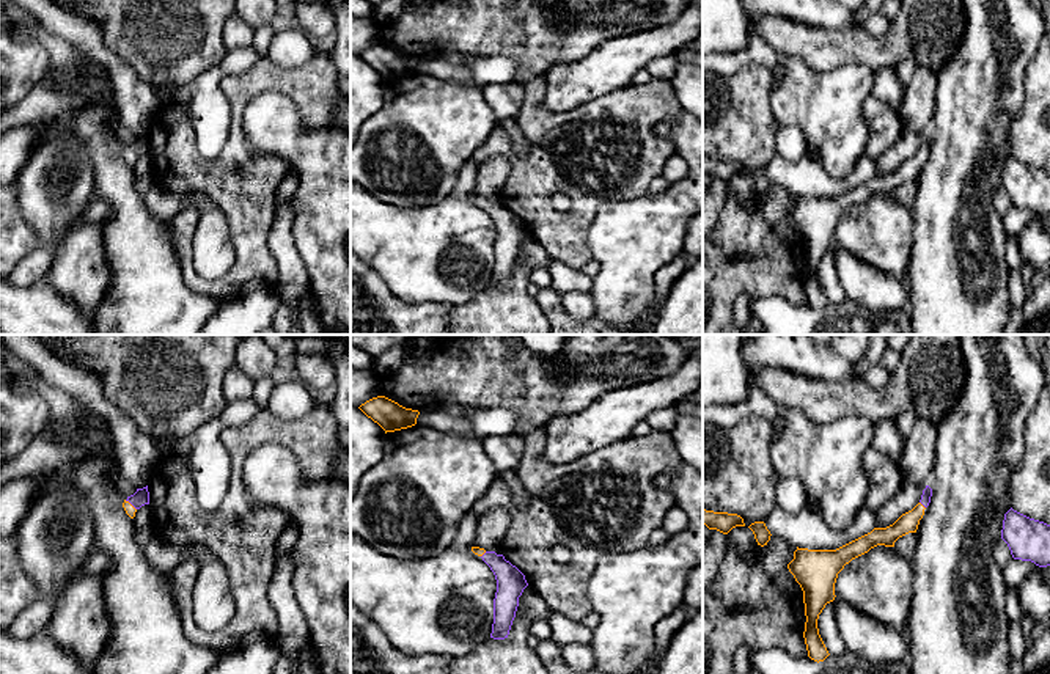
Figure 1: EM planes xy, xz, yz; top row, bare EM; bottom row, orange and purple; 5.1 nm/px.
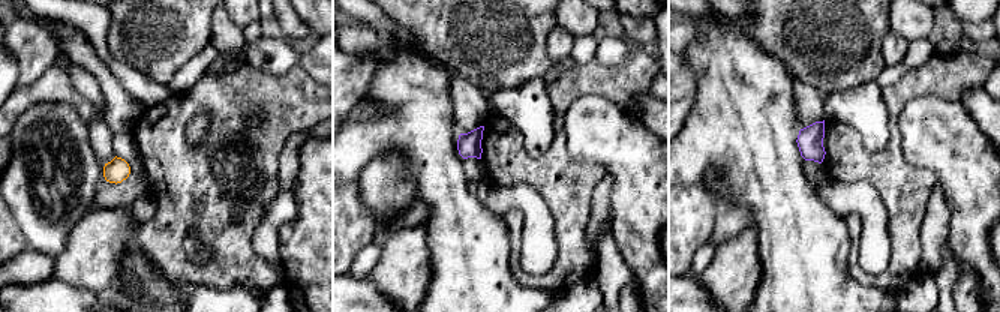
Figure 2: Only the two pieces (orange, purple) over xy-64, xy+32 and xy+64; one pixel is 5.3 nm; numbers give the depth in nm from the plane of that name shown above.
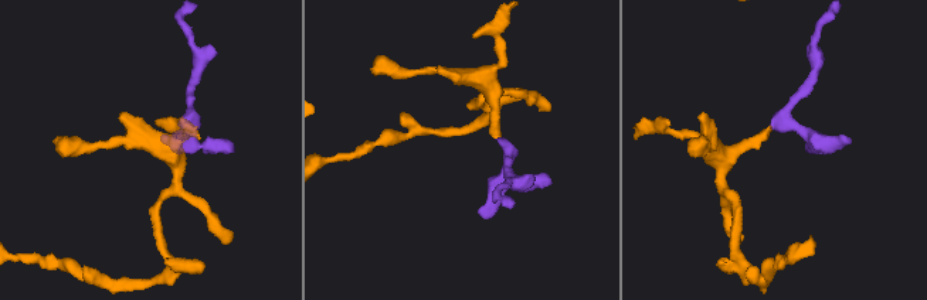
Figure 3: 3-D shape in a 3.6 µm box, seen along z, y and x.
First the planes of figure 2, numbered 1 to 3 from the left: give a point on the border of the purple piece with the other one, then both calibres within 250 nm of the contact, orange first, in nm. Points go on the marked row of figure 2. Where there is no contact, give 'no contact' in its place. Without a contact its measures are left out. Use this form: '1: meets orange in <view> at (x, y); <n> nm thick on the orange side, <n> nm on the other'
1: no contact
2: no contact
3: no contact

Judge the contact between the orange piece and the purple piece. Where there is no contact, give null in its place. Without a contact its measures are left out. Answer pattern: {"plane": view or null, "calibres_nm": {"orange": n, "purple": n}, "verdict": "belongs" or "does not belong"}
{"plane": "xy", "calibres_nm": {"orange": 50, "purple": 80}, "verdict": "belongs"}

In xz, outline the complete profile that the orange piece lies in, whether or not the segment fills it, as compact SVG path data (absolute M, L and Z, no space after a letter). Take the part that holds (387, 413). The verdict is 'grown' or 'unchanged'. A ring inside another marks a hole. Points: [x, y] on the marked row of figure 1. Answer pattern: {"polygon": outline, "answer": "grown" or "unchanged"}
{"polygon": "M385 396L373 397L358 408L377 423L385 434L415 426L420 415L418 410L406 408Z", "answer": "unchanged"}

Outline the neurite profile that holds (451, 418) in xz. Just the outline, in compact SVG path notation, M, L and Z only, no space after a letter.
M450 404L428 412L420 412L417 418L417 426L426 426L450 434L478 438L476 434L473 432L470 419L467 418L467 415L472 413L473 410L478 408Z

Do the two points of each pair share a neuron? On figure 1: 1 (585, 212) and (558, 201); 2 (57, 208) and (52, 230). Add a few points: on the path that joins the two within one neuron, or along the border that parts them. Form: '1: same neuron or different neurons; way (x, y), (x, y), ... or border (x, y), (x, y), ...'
1: different neurons; border (555, 192), (561, 192), (569, 200), (568, 212)
2: same neuron; way (52, 212), (52, 225)

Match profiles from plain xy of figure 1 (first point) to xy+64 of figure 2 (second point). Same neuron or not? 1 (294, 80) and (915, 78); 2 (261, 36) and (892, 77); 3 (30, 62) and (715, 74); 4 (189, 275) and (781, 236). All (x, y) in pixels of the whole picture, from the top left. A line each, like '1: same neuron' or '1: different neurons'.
1: same neuron
2: same neuron
3: different neurons
4: different neurons

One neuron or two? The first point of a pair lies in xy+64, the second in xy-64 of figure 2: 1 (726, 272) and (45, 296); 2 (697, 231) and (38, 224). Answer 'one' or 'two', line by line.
1: two
2: two

